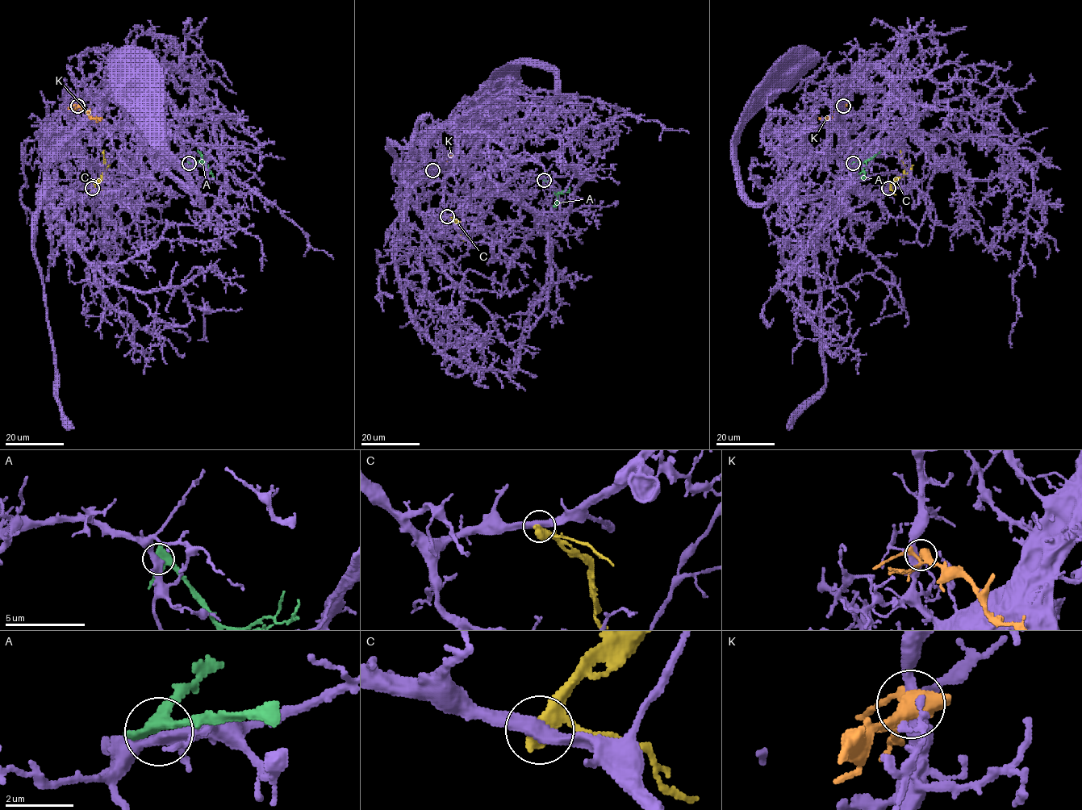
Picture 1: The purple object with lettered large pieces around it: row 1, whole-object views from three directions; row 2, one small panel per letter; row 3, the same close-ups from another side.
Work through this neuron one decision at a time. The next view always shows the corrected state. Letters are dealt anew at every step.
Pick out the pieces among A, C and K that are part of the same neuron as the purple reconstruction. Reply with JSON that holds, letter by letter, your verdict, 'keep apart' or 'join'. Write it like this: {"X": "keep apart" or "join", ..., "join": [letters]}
{"A": "keep apart", "C": "keep apart", "K": "keep apart", "join": []}

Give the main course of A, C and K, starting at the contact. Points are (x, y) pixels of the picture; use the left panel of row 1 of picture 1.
A: (189, 163), (201, 161), (215, 177)
C: (92, 188), (101, 180), (104, 170), (103, 150)
K: (77, 106), (91, 117), (102, 119)

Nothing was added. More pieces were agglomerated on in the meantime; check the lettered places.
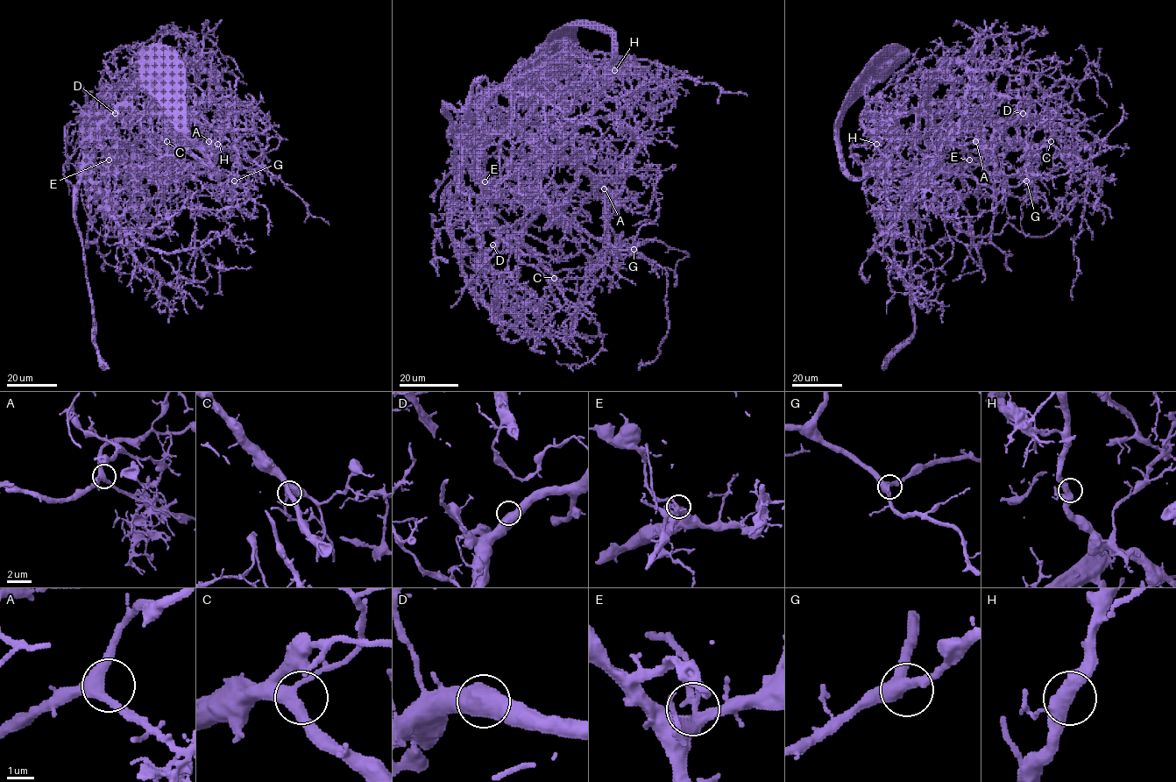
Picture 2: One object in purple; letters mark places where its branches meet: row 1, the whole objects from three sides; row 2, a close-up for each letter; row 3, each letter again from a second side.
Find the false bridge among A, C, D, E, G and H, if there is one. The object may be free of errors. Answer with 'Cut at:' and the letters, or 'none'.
Cut at: E

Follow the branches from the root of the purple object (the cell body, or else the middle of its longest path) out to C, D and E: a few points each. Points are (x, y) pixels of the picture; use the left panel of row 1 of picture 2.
C: (152, 66), (216, 177), (201, 162), (141, 154), (159, 159), (140, 127), (146, 145), (166, 141)
D: (152, 66), (216, 177), (201, 162), (141, 154), (159, 159), (155, 141), (115, 113)
E: (152, 66), (181, 132), (216, 177), (180, 145), (172, 162), (149, 174), (135, 174), (109, 159)

